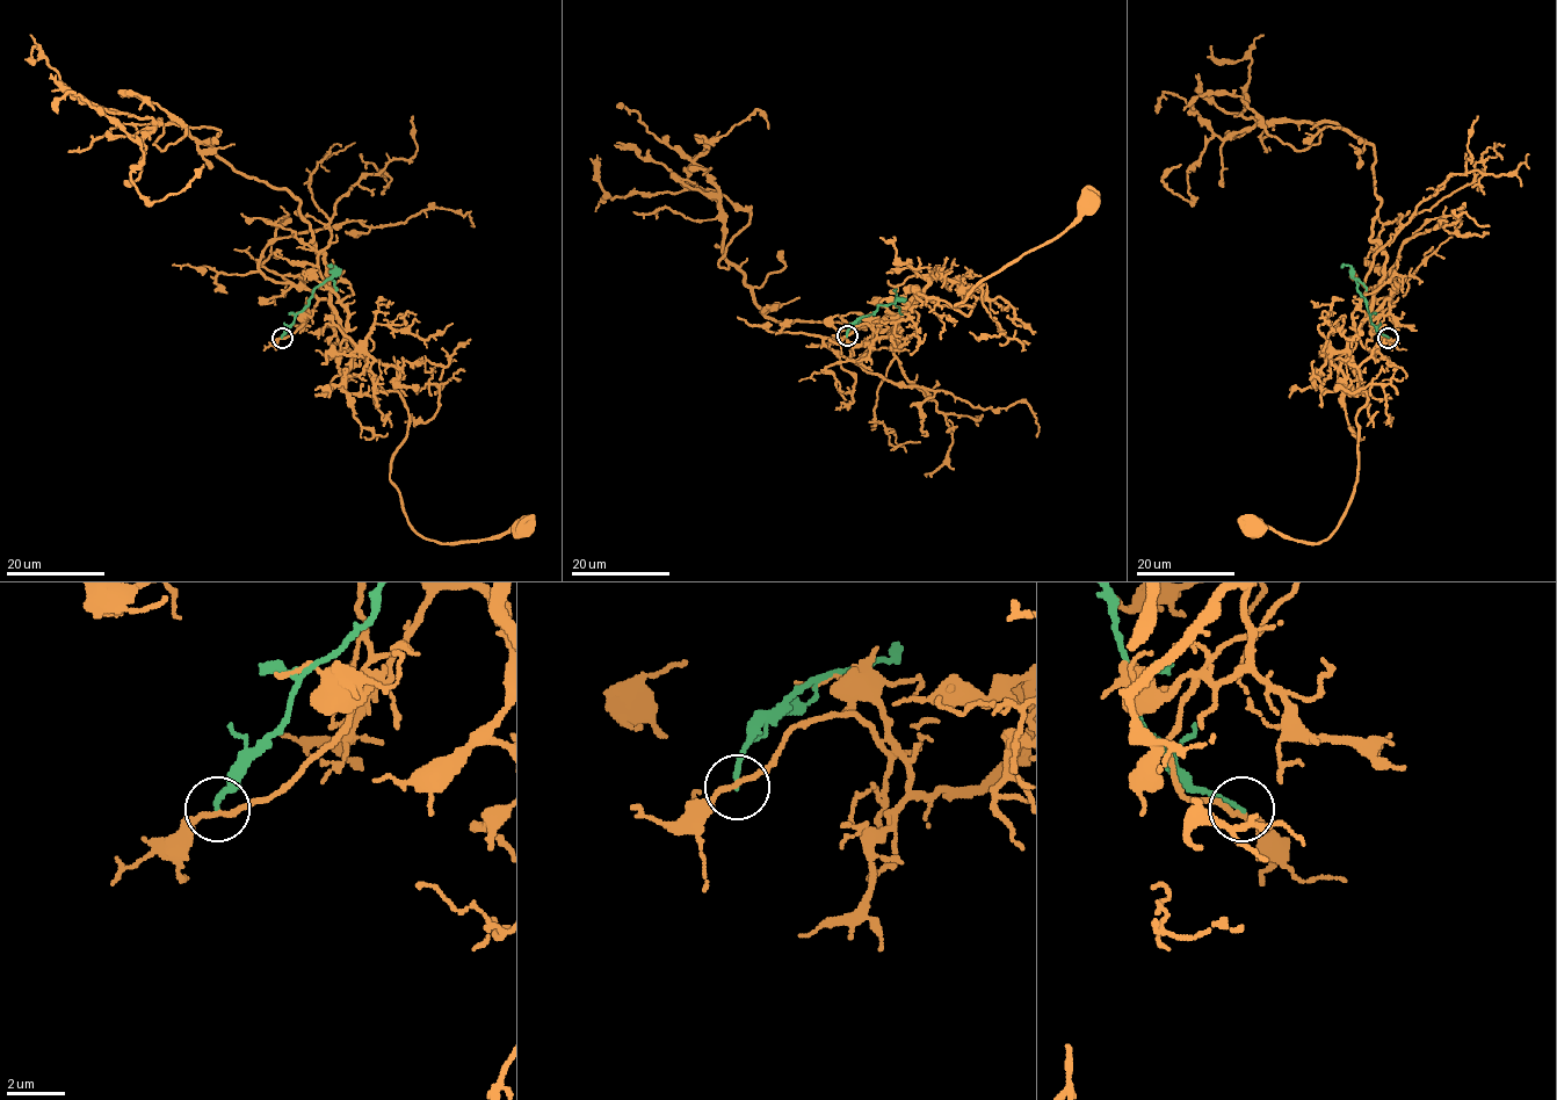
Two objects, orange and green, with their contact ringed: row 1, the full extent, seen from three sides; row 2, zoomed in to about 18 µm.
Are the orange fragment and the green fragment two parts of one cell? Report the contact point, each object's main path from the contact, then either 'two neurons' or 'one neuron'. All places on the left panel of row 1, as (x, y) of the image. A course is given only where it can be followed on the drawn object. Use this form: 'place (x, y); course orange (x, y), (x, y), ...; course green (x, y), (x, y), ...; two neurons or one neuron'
place (282, 338); course orange (282, 337), (326, 299), (368, 374), (399, 393), (410, 424), (390, 480), (411, 526), (451, 543), (523, 528); course green (282, 337), (314, 290), (334, 274), (331, 268); two neurons

